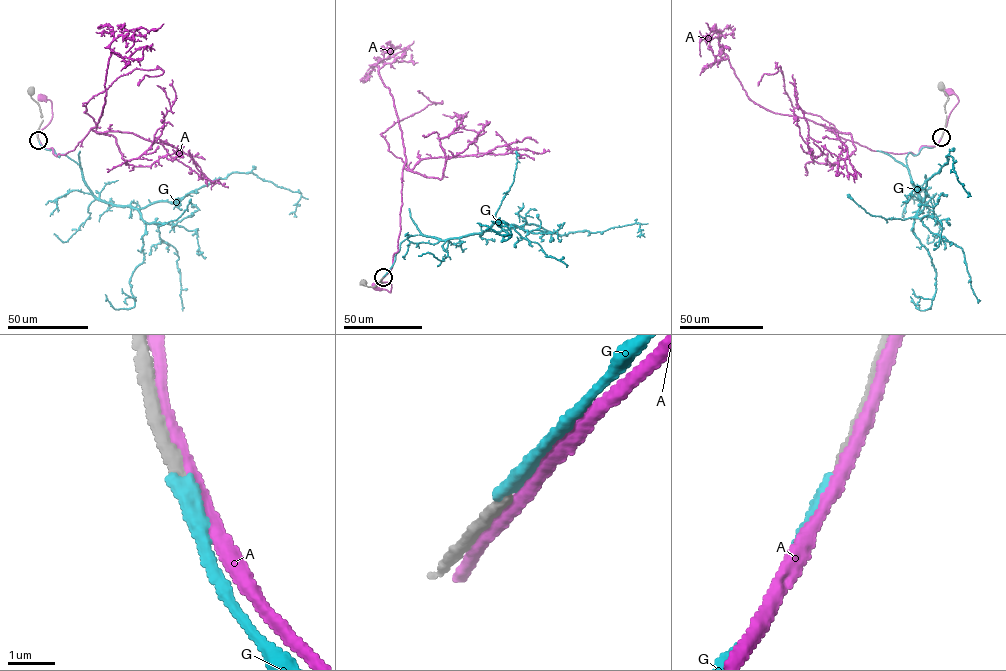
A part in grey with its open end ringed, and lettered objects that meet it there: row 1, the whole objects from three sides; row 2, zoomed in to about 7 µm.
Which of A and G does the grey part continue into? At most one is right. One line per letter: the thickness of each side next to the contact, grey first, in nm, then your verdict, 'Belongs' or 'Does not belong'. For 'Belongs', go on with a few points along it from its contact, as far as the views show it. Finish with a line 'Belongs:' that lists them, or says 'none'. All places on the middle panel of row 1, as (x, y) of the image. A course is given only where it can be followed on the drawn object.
A: Thickness 240 nm (grey) against 280 nm. Does not belong
G: Thickness 280 nm (grey) against 280 nm. Does not belong
Belongs: none

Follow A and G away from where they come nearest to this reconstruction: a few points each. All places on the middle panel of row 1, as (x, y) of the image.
A: (382, 278), (382, 282), (390, 283), (390, 292), (375, 284)
G: (382, 278), (401, 243), (416, 235), (447, 240), (529, 224), (566, 235), (638, 223), (641, 232), (637, 236)

